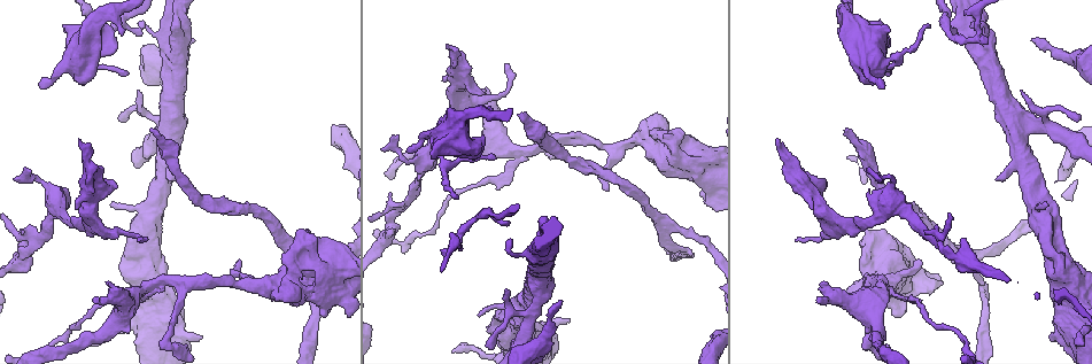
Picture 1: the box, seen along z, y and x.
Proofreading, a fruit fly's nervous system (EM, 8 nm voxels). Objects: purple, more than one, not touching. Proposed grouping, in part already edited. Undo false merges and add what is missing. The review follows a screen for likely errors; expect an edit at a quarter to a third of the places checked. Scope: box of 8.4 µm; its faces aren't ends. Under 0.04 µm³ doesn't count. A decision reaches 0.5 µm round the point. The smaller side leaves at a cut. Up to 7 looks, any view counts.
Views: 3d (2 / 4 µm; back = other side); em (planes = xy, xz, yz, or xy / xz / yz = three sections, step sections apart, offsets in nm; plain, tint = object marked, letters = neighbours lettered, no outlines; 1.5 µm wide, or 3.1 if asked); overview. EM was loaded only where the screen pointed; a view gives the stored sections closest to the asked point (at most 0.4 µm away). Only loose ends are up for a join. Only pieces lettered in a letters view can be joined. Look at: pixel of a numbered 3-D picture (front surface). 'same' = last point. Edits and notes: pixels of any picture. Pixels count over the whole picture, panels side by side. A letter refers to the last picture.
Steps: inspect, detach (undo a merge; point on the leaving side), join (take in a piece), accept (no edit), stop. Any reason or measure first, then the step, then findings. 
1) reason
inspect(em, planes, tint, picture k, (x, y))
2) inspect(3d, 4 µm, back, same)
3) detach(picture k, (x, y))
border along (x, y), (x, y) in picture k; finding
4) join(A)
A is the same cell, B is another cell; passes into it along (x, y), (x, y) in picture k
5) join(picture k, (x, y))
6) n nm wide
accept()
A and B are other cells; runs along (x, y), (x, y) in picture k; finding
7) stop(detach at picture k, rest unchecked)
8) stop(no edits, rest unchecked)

stops while still wide
inspect(em, planes, letters, picture 1, (897, 316))

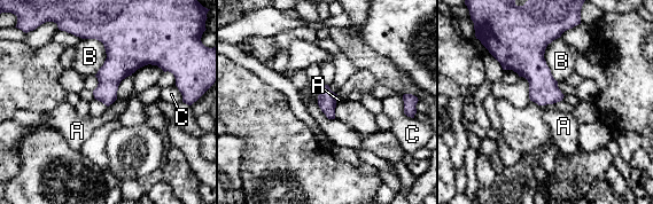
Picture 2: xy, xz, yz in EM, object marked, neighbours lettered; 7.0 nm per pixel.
accept()
A, B and C are other cells; none of them fits

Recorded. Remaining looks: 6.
thin end
inspect(em, planes, letters, picture 1, (149, 130))

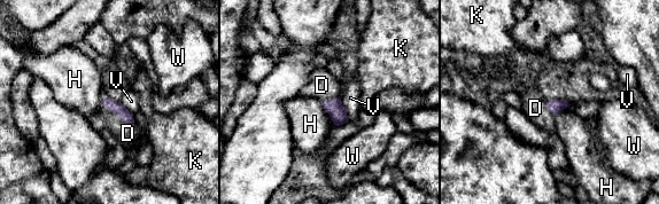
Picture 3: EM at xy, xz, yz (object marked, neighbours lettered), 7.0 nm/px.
90 nm wide
join(D)
D is the same cell, H, K, V and W are other cells; passes into it along (117, 108), (117, 114), (128, 133) in picture 3; the cell continues

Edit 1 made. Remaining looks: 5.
inspect(overview)

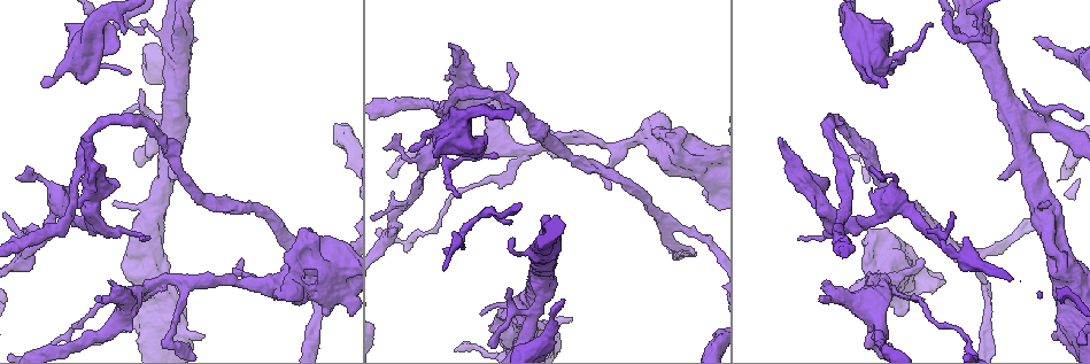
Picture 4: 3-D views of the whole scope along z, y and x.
long arm stops here
inspect(em, xy, step 4, tint, picture 4, (1037, 38))

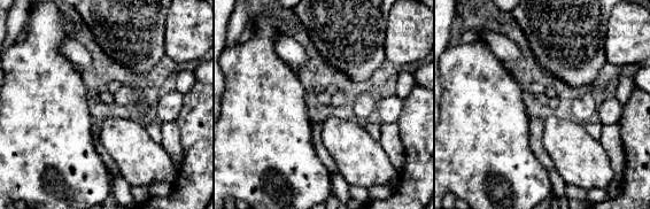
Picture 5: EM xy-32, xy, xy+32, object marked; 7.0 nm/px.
cut it another way
inspect(em, planes, letters, same)

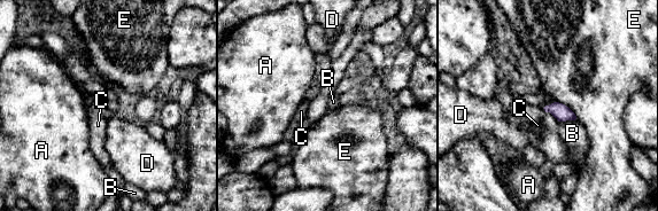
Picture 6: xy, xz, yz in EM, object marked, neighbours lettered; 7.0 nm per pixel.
accept()
A, B, C, D and E are other cells; border along (555, 101), (564, 103), (577, 118) in picture 6; none of them fits

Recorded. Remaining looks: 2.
stop(join at picture 3, rest unchecked)

